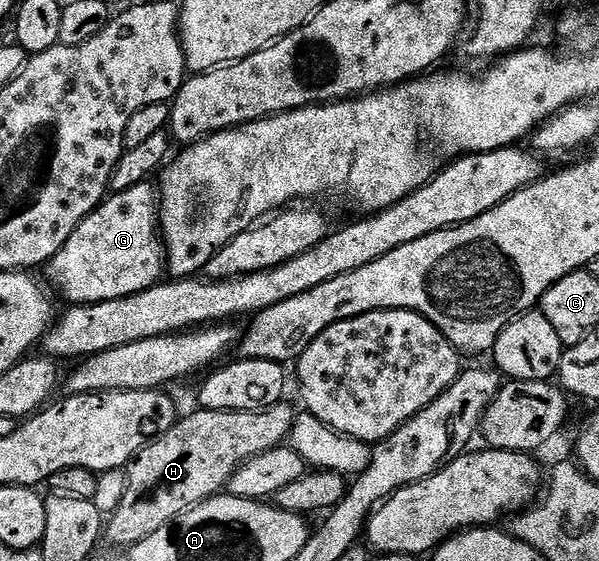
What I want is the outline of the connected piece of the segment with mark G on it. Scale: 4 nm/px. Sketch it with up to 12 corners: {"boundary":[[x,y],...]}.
{"boundary":[[159,192],[104,198],[46,263],[67,304],[165,274]]}

